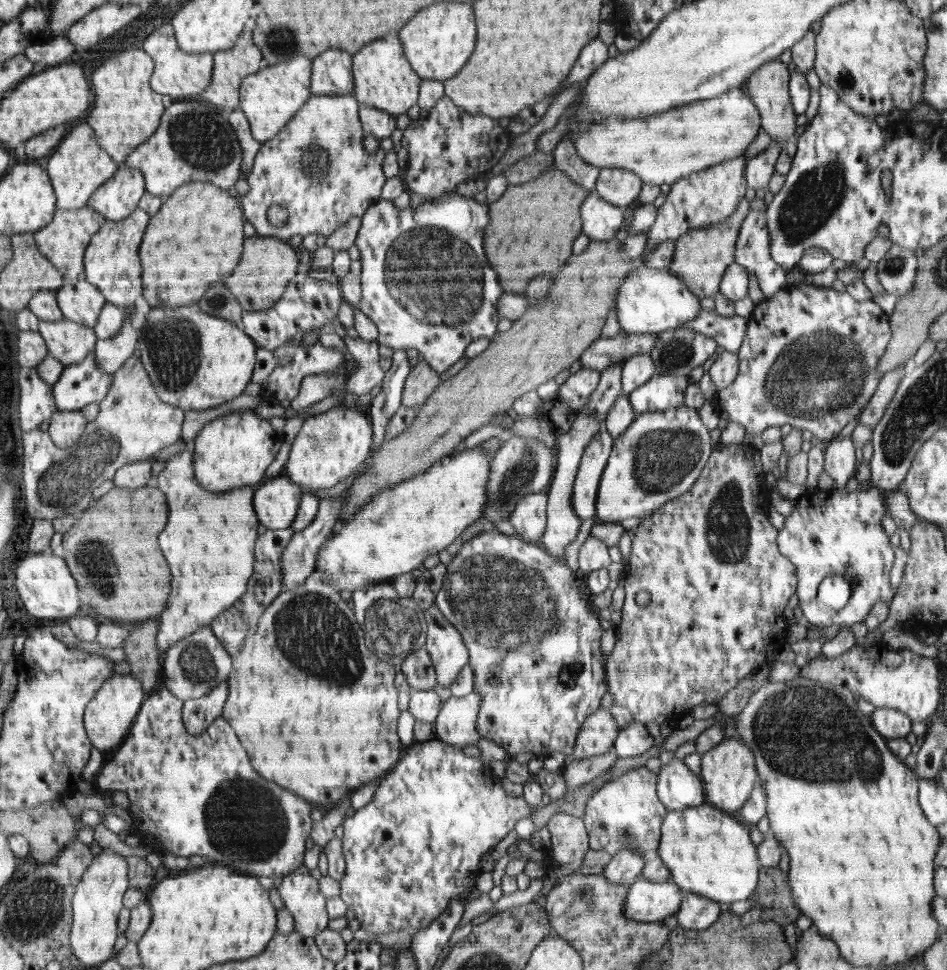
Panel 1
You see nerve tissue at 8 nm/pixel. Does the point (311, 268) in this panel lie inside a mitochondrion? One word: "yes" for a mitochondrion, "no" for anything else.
no

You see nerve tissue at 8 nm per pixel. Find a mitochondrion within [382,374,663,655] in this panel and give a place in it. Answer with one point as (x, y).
(521, 476)

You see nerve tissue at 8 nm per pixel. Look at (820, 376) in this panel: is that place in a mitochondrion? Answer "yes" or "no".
yes

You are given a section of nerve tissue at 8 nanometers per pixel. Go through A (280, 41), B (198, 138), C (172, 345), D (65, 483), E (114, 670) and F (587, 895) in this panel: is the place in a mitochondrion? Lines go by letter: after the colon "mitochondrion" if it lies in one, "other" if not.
A: mitochondrion
B: mitochondrion
C: mitochondrion
D: mitochondrion
E: other
F: mitochondrion

